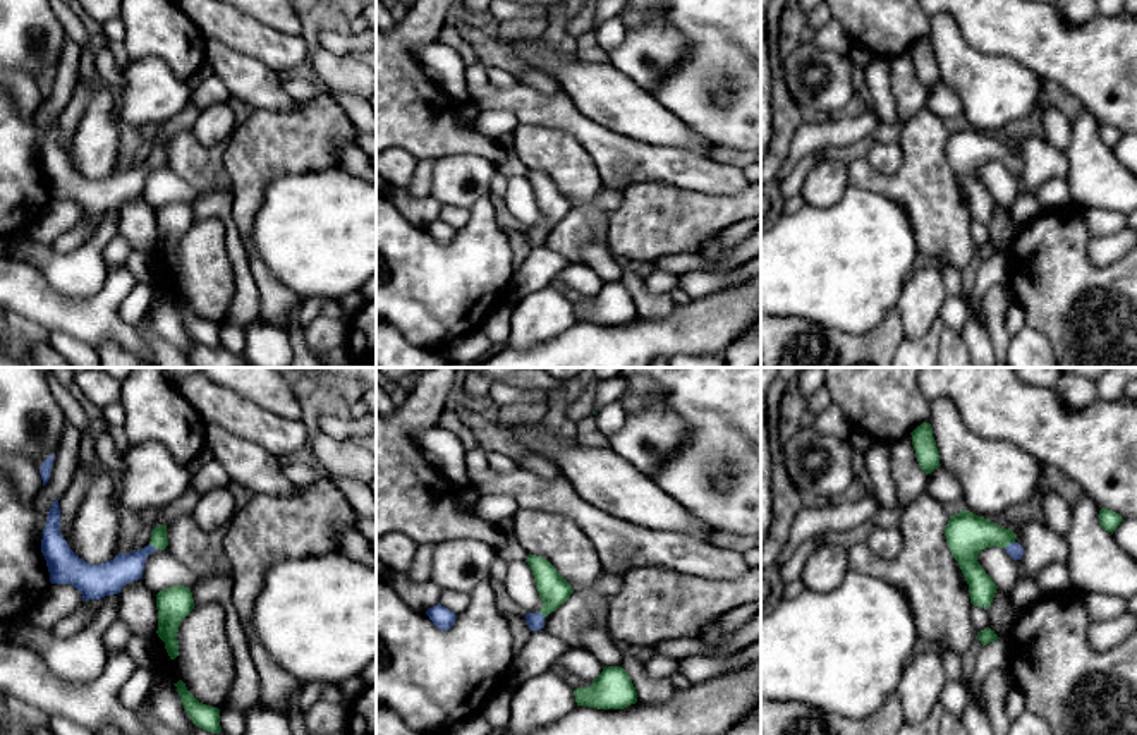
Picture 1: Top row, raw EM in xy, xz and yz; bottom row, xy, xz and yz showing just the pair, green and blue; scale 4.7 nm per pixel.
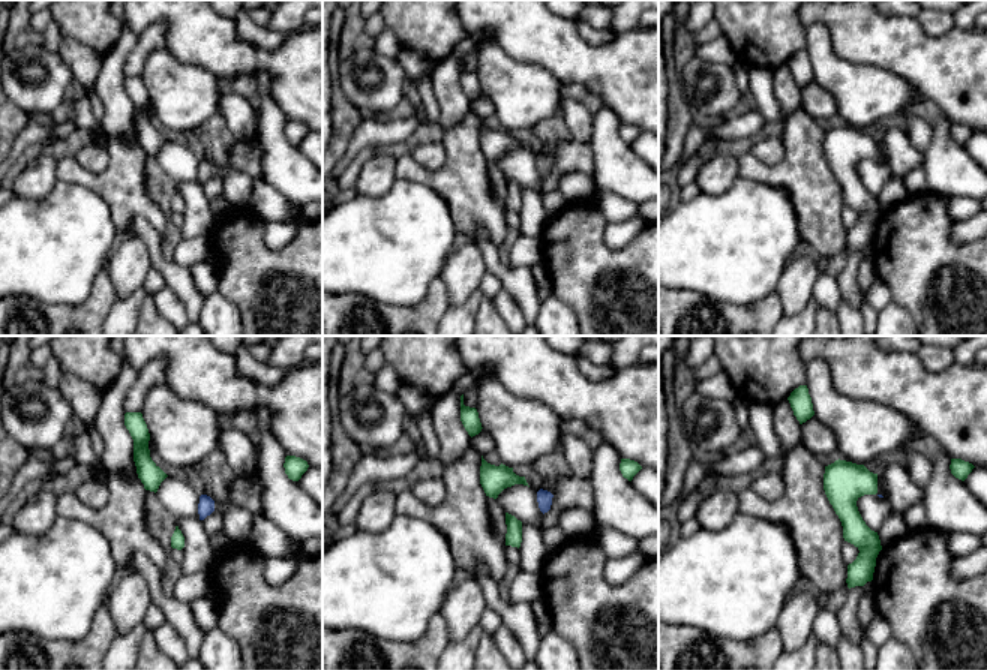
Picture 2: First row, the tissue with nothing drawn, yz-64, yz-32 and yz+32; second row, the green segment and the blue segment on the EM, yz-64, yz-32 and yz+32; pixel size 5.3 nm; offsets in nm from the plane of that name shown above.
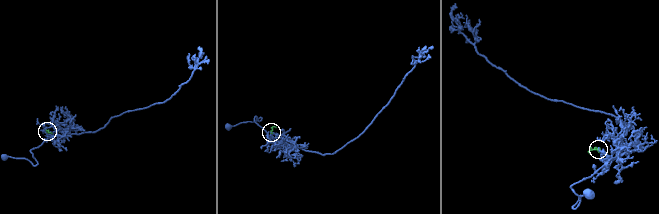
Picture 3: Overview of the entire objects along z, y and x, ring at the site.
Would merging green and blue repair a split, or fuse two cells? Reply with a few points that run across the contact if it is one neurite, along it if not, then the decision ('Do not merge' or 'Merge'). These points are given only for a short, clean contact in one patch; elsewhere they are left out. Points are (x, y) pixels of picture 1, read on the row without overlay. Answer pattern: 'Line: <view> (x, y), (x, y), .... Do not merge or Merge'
Line: yz (967, 150), (993, 150), (1009, 158), (1014, 165). Merge

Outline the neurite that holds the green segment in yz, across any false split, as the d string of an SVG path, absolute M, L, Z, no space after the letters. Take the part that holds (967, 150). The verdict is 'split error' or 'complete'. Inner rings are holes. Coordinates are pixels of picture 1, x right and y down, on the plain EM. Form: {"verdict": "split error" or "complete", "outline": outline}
{"verdict": "split error", "outline": "M962 125L950 131L945 144L948 163L958 177L969 199L970 218L988 225L993 218L998 201L977 177L977 170L991 161L1005 163L1013 175L1020 175L1024 163L1015 156L1012 144L1003 144L989 134Z"}

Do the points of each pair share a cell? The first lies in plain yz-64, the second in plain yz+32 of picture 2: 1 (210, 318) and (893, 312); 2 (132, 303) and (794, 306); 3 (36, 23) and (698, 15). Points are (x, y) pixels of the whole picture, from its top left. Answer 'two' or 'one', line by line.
1: one
2: two
3: two

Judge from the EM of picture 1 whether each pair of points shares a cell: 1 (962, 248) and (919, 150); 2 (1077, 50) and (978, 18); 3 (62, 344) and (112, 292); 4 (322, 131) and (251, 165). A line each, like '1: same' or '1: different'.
1: same
2: same
3: different
4: same

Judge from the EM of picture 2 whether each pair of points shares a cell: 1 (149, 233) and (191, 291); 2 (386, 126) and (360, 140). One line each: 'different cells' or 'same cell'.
1: same cell
2: same cell

